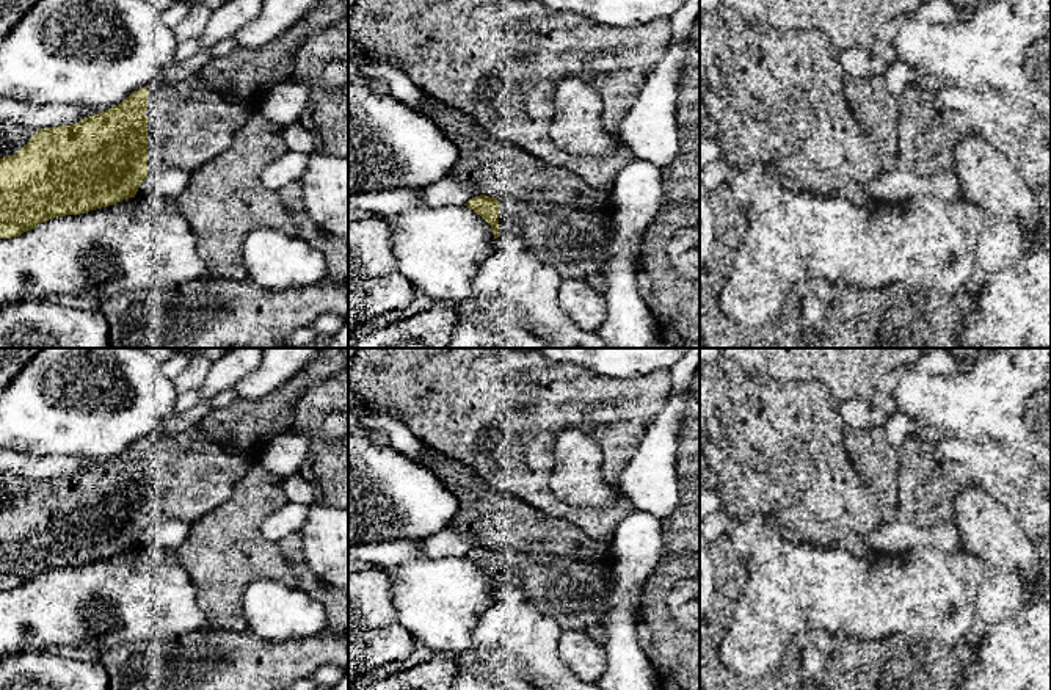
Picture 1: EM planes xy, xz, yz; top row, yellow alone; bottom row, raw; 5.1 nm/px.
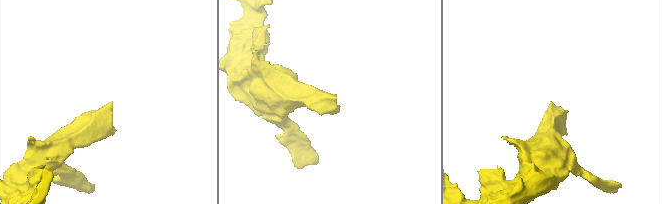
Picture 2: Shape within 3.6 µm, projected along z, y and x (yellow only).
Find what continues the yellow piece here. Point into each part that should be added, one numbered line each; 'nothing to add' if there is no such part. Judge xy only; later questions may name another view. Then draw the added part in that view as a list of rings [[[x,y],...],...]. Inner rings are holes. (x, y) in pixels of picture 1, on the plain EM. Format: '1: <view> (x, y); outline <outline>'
1: xy (189, 474); outline [[[196,425],[180,433],[157,431],[147,438],[147,528],[168,521],[187,525],[221,507],[254,461]]]

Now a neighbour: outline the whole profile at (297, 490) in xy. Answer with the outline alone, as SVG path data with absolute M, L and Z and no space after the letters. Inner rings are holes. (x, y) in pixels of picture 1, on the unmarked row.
M295 474L284 480L285 497L290 503L311 505L315 502L314 488L301 474Z

